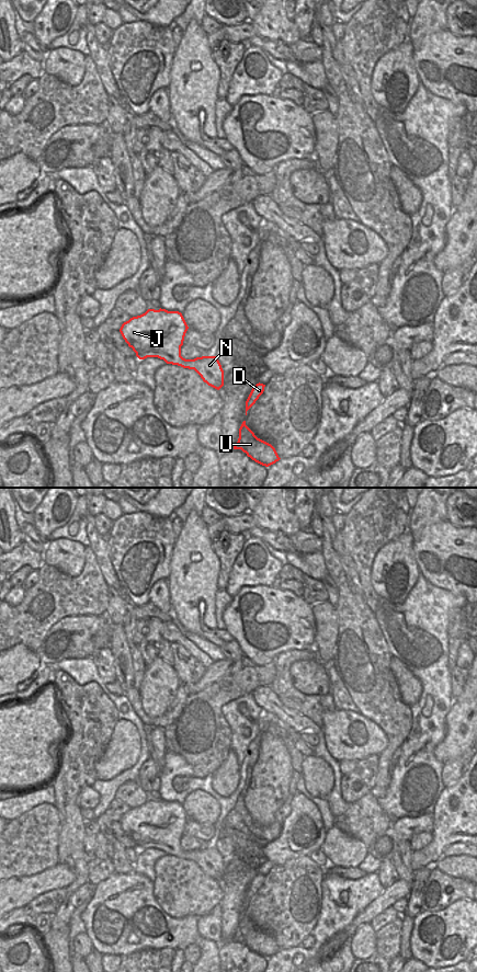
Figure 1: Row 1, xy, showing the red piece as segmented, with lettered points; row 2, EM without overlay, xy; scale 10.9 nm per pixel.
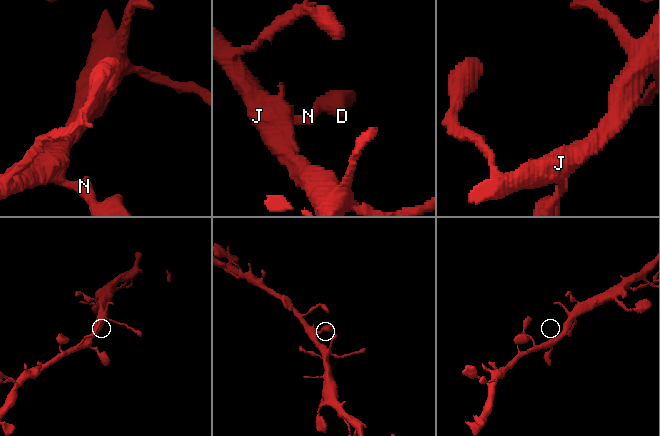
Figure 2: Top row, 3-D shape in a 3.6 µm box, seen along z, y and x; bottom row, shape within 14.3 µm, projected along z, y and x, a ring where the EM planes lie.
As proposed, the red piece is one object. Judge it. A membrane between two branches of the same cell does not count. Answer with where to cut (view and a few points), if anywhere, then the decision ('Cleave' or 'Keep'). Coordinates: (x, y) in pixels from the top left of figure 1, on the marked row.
No split. Keep.

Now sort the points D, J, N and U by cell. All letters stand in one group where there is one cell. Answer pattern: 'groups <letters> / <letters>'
groups D J N U

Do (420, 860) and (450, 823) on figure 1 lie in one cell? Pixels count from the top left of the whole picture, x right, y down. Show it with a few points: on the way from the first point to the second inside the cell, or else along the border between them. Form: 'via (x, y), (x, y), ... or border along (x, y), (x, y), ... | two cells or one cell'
via (429, 852), (445, 832) | one cell

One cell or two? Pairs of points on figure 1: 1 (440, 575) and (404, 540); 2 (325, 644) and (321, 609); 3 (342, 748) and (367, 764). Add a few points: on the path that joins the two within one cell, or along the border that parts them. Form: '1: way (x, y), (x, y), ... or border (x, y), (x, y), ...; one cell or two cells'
1: border (412, 540), (413, 559), (420, 572); two cells
2: way (325, 636), (325, 618); one cell
3: border (377, 754), (371, 754), (356, 762); two cells

